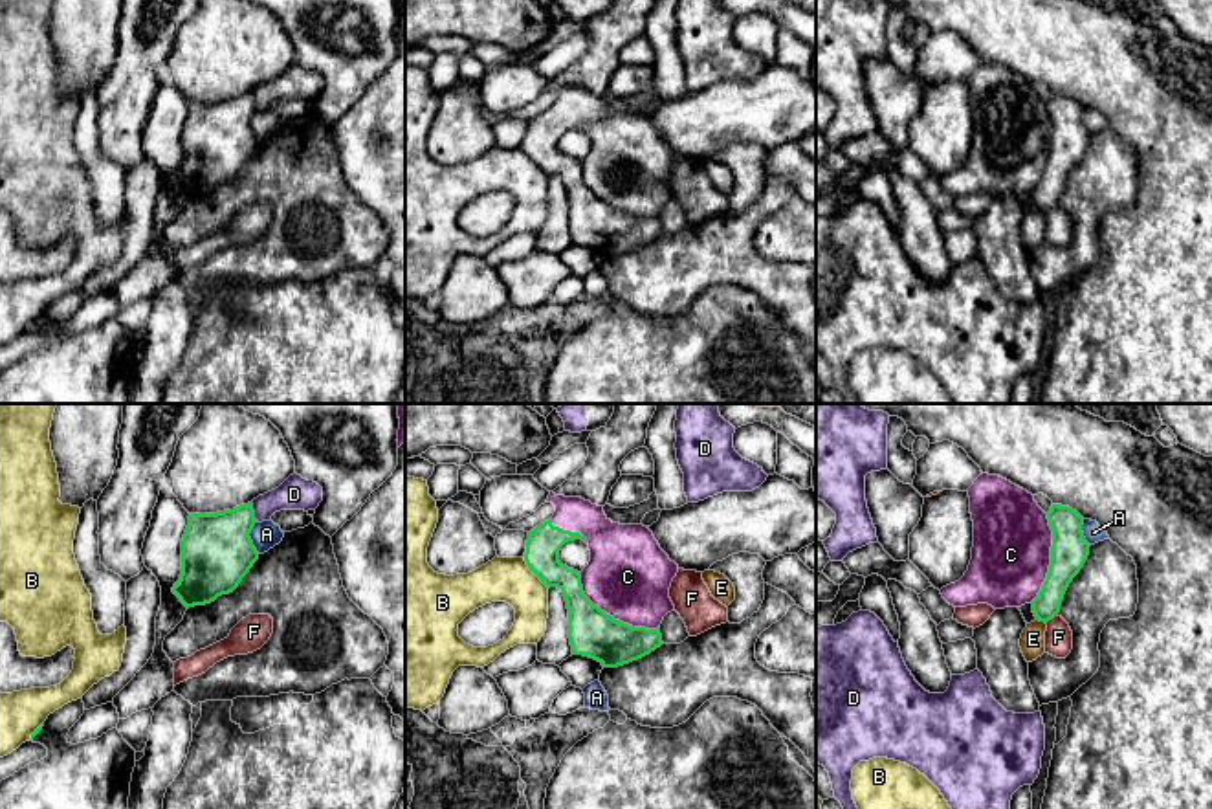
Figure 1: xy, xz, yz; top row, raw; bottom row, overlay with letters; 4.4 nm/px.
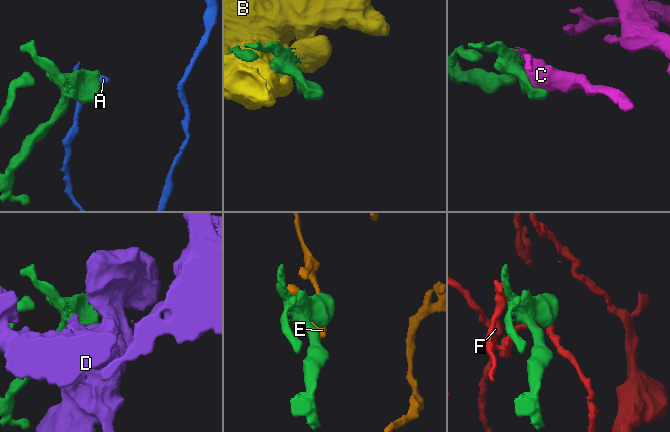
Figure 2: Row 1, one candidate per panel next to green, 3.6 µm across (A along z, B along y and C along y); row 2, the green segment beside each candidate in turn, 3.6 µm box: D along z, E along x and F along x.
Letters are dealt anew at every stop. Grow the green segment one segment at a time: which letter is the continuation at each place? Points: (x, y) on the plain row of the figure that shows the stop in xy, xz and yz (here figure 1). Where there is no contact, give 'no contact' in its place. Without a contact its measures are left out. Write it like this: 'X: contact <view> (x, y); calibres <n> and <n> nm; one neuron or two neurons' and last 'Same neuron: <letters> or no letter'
A: contact xy (250, 127); calibres 320 and 120 nm; two neurons
B: contact xz (534, 162); calibres 150 and 200 nm; two neurons
C: contact xz (609, 204); calibres 220 and 360 nm; one neuron
D: contact xy (253, 101); calibres 320 and 140 nm; two neurons
E: contact yz (1042, 210); calibres 120 and 110 nm; two neurons
F: contact yz (1051, 208); calibres 140 and 130 nm; two neurons
Same neuron: C

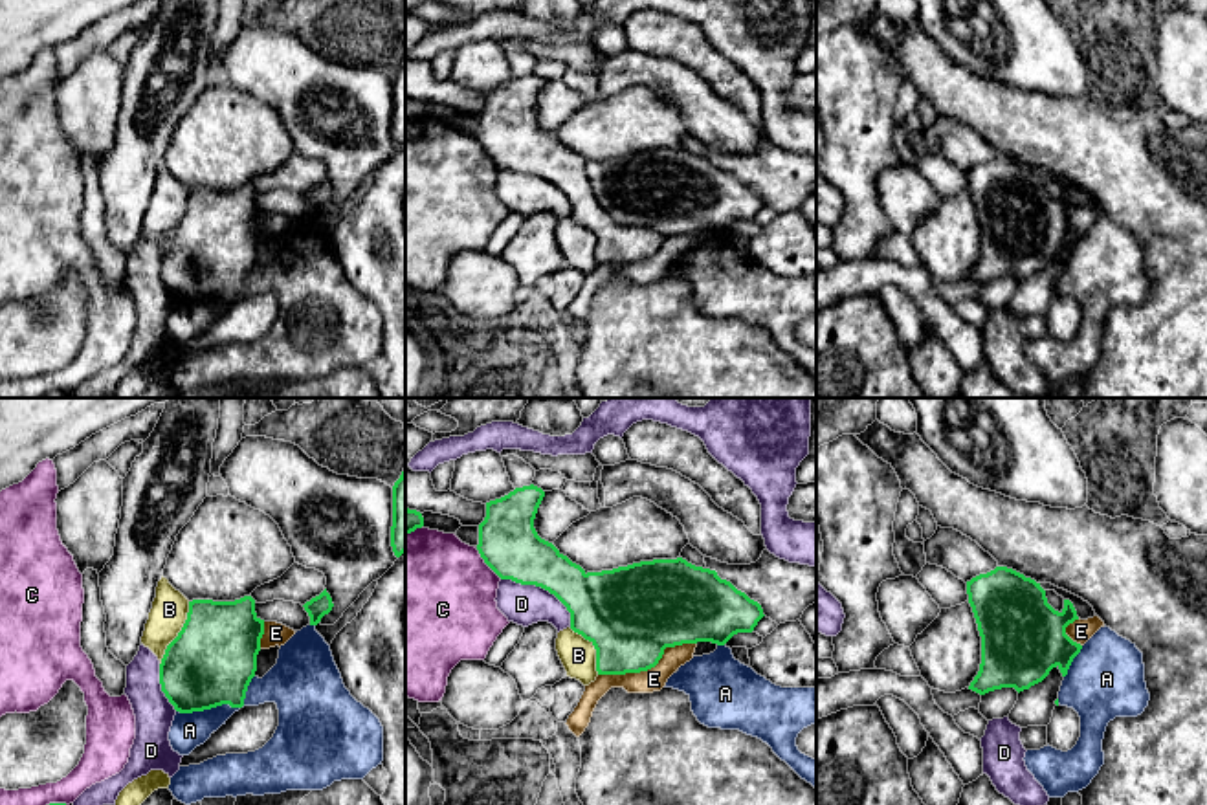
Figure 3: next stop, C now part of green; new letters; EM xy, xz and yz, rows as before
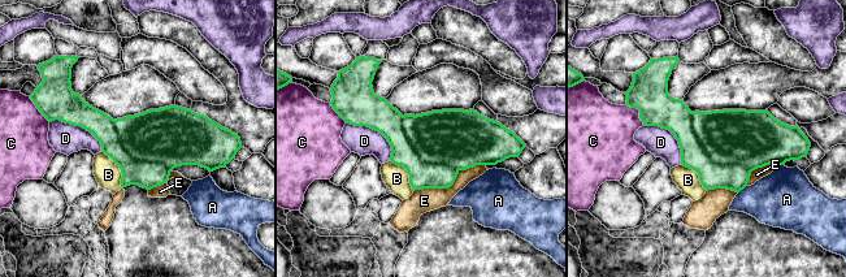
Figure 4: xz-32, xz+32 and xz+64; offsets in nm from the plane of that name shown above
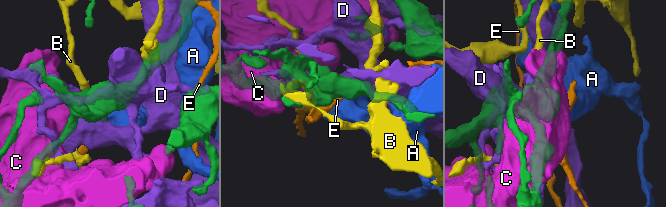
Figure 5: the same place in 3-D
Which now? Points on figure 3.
A: contact xy (224, 292); calibres 380 and 160 nm; two neurons
B: contact xy (178, 222); calibres 380 and 160 nm; two neurons
C: contact xz (487, 153); calibres 260 and 500 nm; two neurons
D: contact xz (543, 176); calibres 280 and 180 nm; two neurons
E: contact xz (650, 257); calibres 420 and 100 nm; two neurons
Same neuron: no letter

